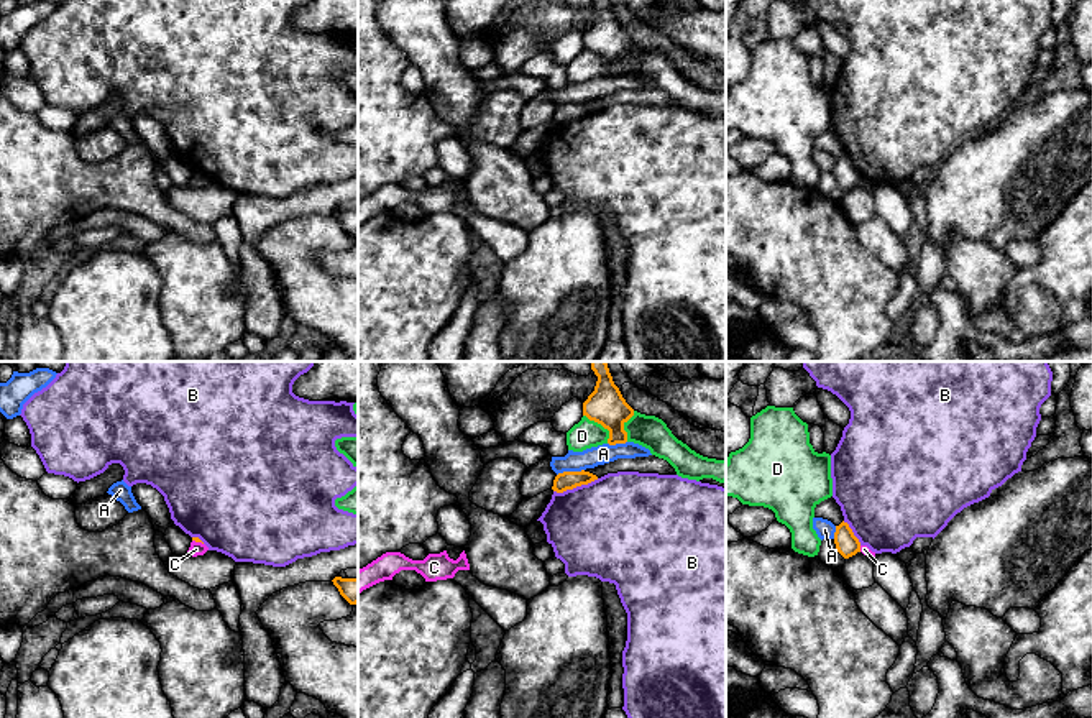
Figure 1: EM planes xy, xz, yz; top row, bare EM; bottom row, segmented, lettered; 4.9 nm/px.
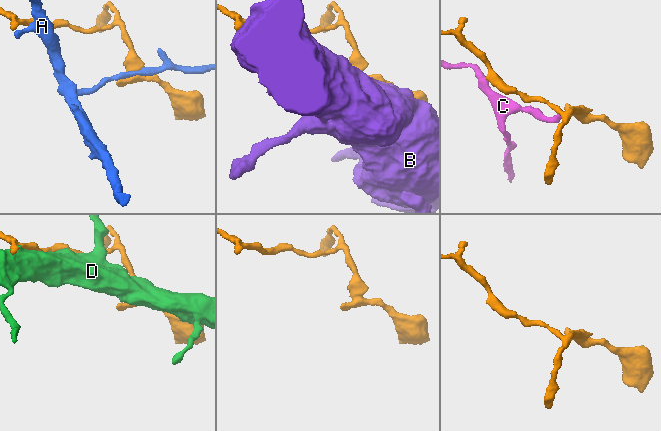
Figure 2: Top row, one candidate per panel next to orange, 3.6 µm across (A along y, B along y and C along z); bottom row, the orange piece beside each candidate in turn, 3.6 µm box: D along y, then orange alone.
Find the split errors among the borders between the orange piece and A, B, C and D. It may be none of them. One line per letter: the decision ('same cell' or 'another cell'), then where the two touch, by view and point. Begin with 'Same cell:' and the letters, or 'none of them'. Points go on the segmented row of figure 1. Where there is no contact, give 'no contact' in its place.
Same cell: none of them
A: another cell; meets orange in xz at (570, 472)
B: another cell; meets orange in xz at (575, 487)
C: another cell; meets orange in xy at (197, 541)
D: another cell; meets orange in xz at (601, 424)

